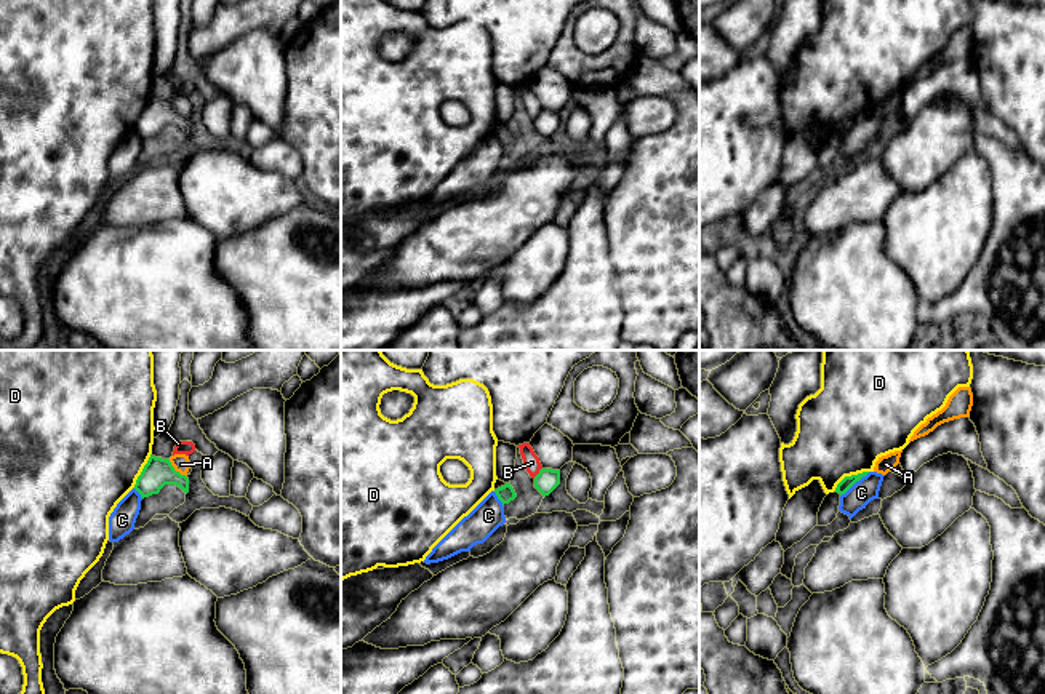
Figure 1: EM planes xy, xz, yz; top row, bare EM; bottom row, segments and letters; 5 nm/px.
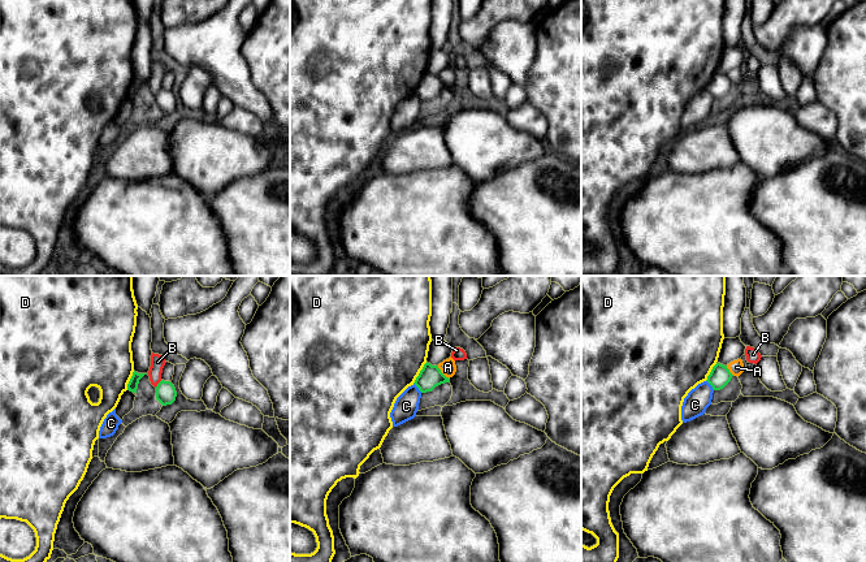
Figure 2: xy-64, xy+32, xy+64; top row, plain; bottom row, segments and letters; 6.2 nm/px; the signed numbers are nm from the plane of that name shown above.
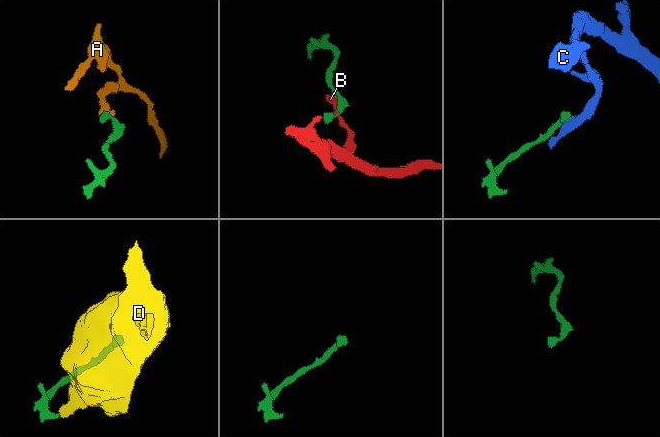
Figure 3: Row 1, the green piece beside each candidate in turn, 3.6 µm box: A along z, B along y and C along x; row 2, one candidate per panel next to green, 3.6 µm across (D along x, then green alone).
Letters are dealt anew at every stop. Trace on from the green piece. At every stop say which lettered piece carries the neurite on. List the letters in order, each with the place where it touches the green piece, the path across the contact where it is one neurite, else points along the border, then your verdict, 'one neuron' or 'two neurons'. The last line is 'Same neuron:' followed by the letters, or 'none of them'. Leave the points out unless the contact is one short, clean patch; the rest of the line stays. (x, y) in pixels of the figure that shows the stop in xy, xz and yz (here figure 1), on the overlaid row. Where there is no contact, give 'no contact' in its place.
A: contact xy (175, 470); border xy (168, 459), (186, 477); two neurons
B: contact xz (540, 472); border xz (541, 467), (533, 477); two neurons
C: contact yz (855, 482); border yz (869, 472), (840, 496); two neurons
D: contact yz (852, 475); border yz (868, 470), (847, 475), (834, 490); two neurons
Same neuron: none of them

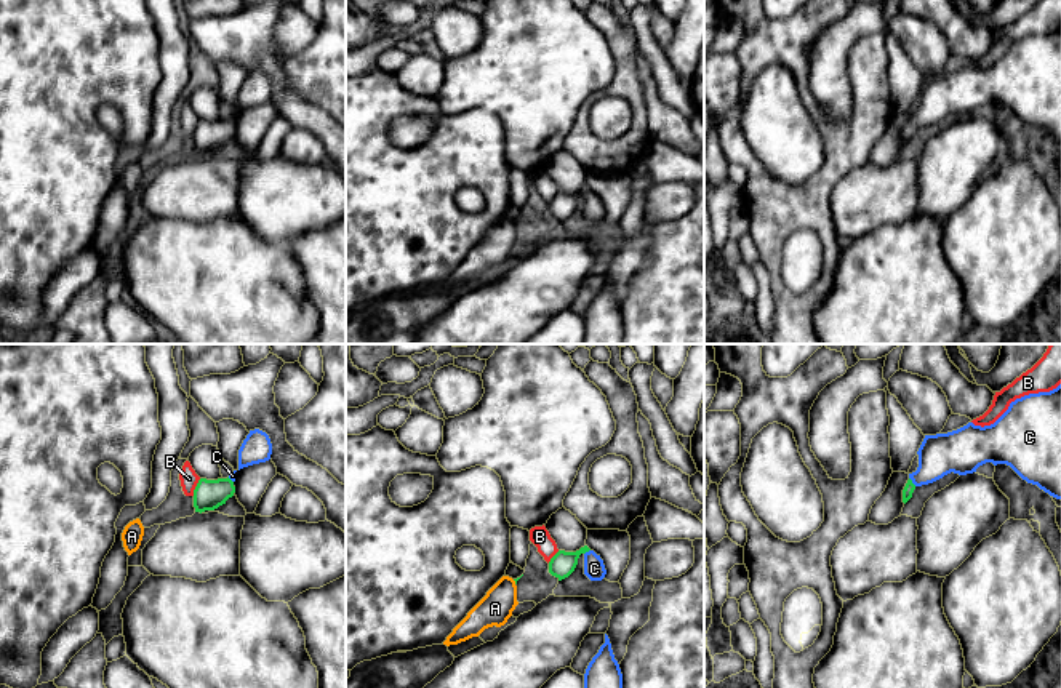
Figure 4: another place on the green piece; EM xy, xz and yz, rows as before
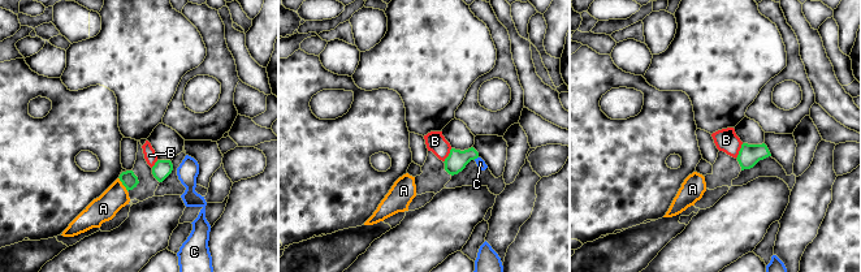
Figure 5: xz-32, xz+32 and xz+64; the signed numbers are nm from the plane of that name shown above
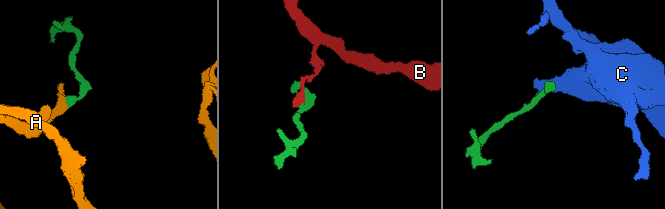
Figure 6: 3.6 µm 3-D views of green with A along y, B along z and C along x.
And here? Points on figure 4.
A: contact xz (514, 580); border xz (512, 580), (516, 583); two neurons
B: contact xy (196, 487); border xy (200, 479), (192, 495); two neurons
C: contact yz (911, 482); way yz (909, 487), (911, 482), (943, 453); one neuron
Same neuron: C

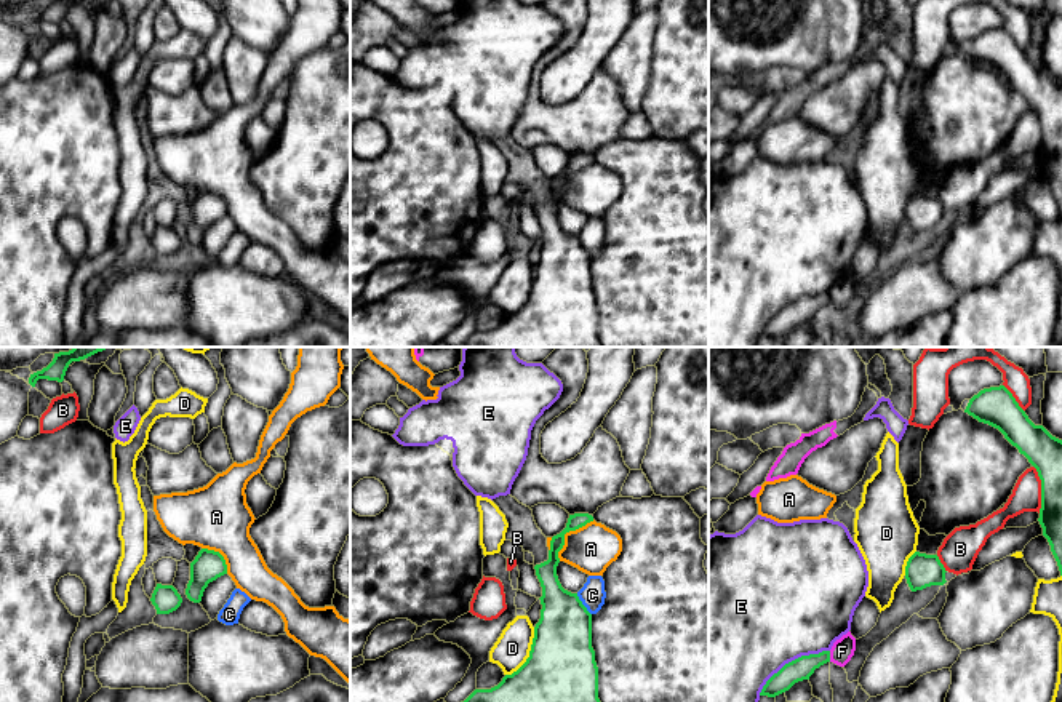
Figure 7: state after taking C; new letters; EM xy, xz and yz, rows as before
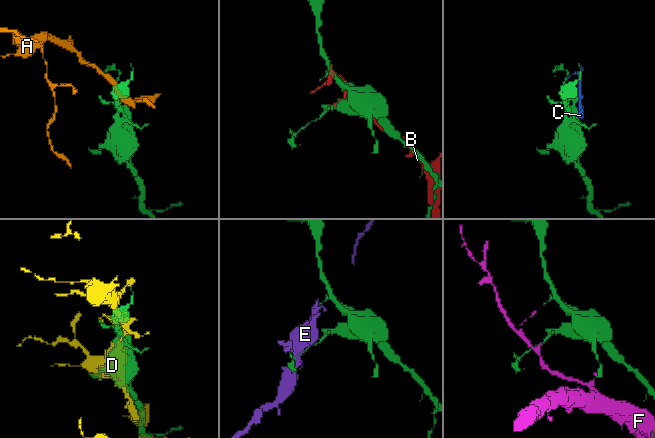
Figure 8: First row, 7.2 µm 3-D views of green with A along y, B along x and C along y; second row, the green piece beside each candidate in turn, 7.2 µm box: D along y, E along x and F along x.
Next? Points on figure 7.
A: contact xz (566, 531); border xz (594, 520), (565, 534), (558, 560); two neurons
B: contact yz (1042, 490); two neurons
C: contact xz (582, 605); two neurons
D: contact xz (530, 654); two neurons
E: contact yz (792, 661); two neurons
F: contact yz (829, 656); border yz (829, 651), (830, 661); two neurons
Same neuron: none of them

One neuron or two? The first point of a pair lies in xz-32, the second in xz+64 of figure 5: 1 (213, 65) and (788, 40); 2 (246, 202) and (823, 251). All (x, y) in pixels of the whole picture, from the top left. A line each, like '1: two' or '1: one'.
1: one
2: one

